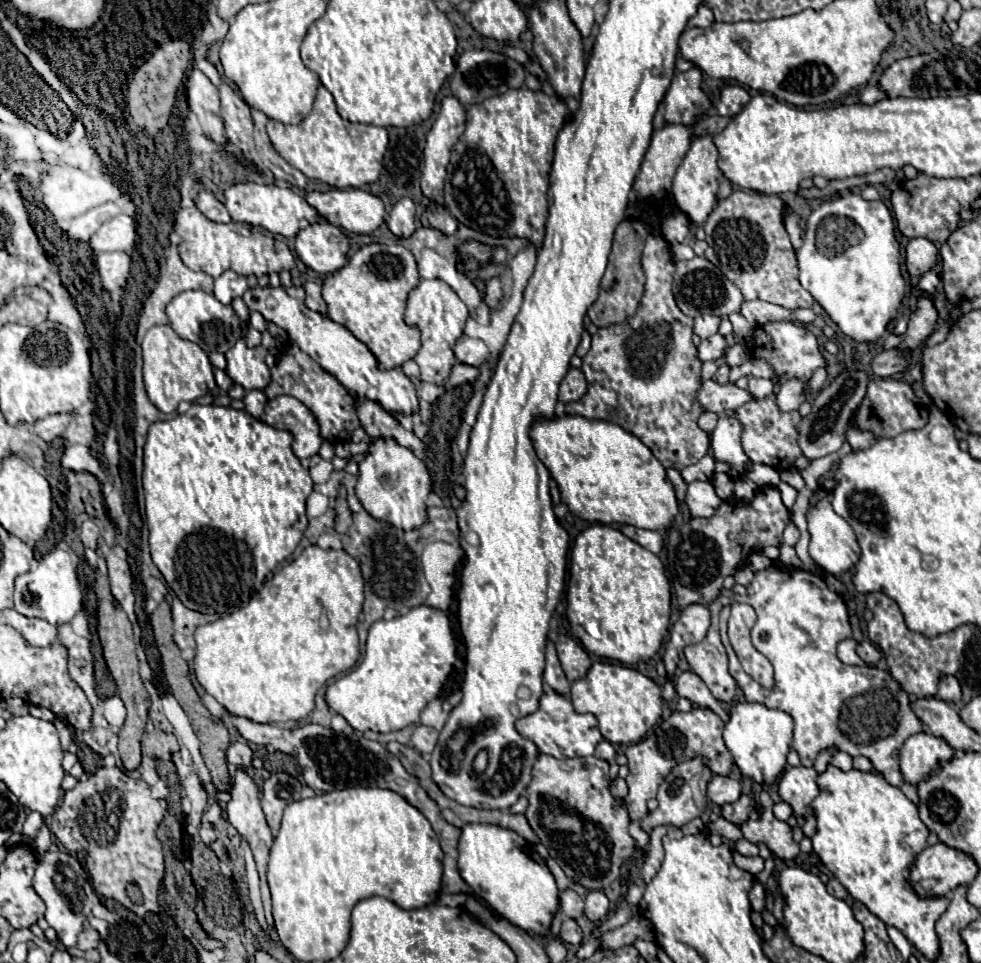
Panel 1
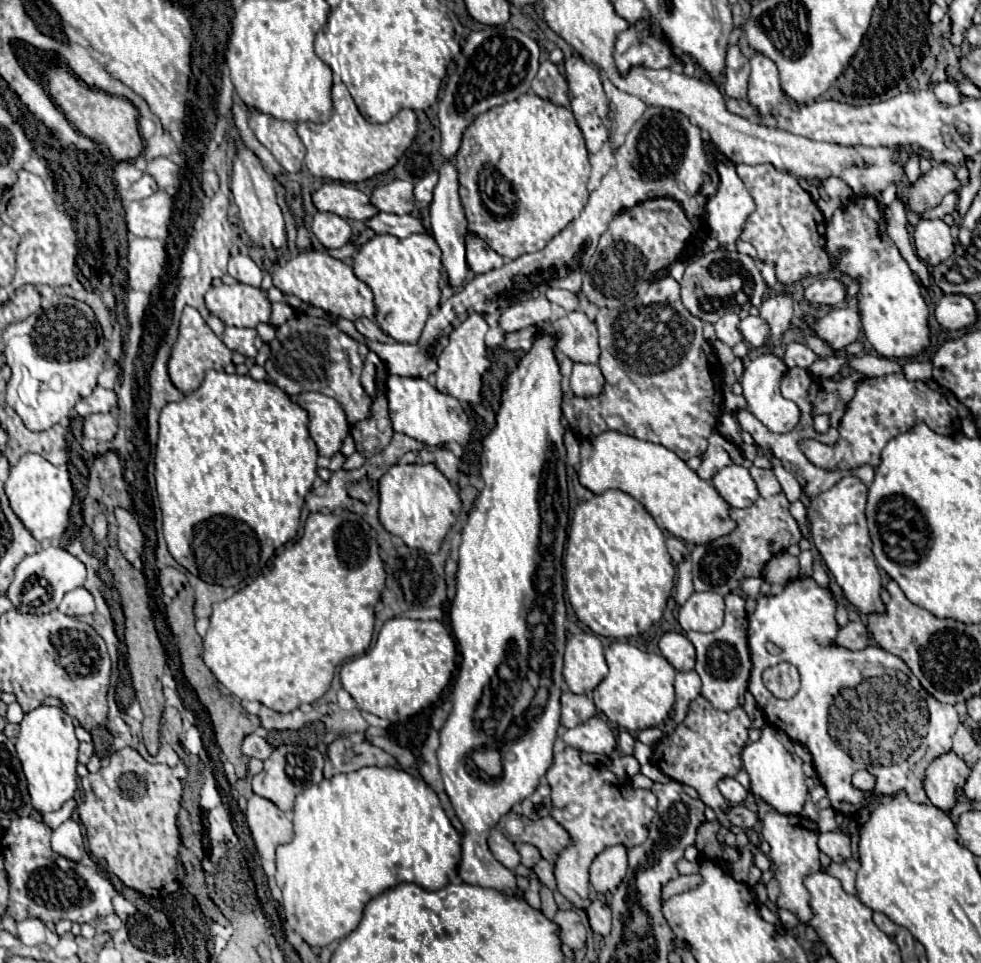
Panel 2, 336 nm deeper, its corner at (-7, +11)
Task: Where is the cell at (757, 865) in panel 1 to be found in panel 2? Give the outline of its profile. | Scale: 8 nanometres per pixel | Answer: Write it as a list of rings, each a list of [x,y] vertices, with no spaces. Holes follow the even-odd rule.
[[[821,833],[819,835],[819,851],[823,851],[831,861],[843,863],[853,857],[851,841],[843,833]]]

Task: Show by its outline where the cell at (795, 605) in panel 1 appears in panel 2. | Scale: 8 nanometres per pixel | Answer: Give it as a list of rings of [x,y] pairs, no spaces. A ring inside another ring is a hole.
[[[813,577],[805,579],[795,579],[789,581],[779,595],[763,595],[757,599],[757,609],[749,617],[749,649],[751,649],[751,679],[749,679],[749,691],[757,699],[761,711],[765,713],[767,723],[783,729],[793,741],[805,743],[807,749],[813,755],[813,767],[827,789],[827,797],[833,805],[835,811],[855,817],[863,801],[871,801],[875,795],[893,795],[899,789],[907,791],[911,801],[917,803],[929,803],[923,785],[921,785],[921,773],[927,769],[927,765],[941,753],[947,753],[951,749],[951,737],[957,729],[959,717],[953,705],[939,703],[935,697],[931,697],[915,679],[911,669],[907,665],[887,653],[881,647],[867,647],[863,651],[849,651],[843,649],[841,645],[835,643],[839,625],[835,621],[835,609],[837,609],[837,599],[831,589],[823,589],[815,583]],[[773,641],[781,653],[779,655],[769,655],[765,649],[765,643]],[[789,661],[791,665],[797,667],[801,675],[801,689],[795,697],[789,701],[775,699],[773,693],[767,691],[767,687],[761,681],[761,673],[777,663]],[[867,665],[883,665],[893,671],[893,675],[881,675],[881,677],[869,677],[861,681],[861,667]],[[857,769],[869,769],[877,777],[875,791],[873,793],[863,793],[853,789],[851,785],[851,775]]]

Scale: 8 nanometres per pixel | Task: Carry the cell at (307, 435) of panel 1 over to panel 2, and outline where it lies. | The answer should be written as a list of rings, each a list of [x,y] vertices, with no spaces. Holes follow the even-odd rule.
[[[317,391],[297,395],[295,403],[309,413],[309,433],[319,449],[319,455],[333,457],[349,433],[349,423],[341,405]]]

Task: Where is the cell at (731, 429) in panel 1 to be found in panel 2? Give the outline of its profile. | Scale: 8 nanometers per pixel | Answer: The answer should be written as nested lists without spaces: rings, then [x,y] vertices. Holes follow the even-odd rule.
[[[765,353],[765,355],[755,357],[741,377],[743,397],[747,401],[745,409],[751,415],[755,415],[773,433],[789,433],[799,421],[799,407],[793,401],[787,401],[779,391],[779,383],[781,383],[781,377],[785,375],[785,371],[787,371],[787,367],[779,357]]]

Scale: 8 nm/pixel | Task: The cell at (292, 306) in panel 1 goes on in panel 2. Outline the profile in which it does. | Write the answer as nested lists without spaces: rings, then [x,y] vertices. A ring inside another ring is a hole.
[[[379,363],[377,373],[375,373],[375,383],[377,385],[383,383],[385,397],[389,403],[389,417],[391,417],[395,431],[405,433],[417,441],[423,441],[423,443],[435,445],[435,447],[447,445],[449,441],[457,441],[461,445],[465,445],[469,441],[471,425],[469,425],[469,419],[467,419],[461,403],[455,397],[437,391],[427,379],[389,375],[387,365]]]

